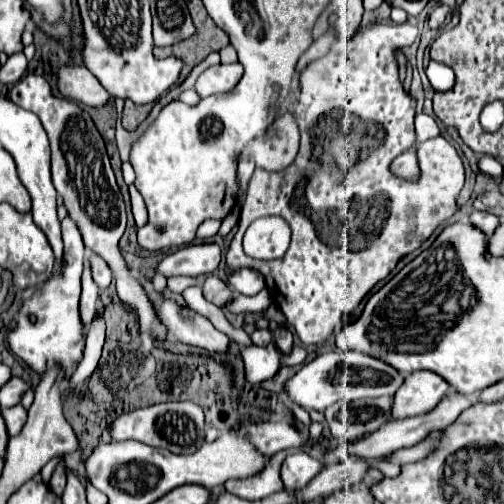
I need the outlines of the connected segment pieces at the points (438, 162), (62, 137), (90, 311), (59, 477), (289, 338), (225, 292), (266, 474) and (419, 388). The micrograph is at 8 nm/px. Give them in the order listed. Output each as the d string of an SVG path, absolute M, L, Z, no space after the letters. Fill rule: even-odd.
M373 25L357 33L347 45L335 45L321 59L309 63L301 73L301 97L295 109L301 129L301 147L295 161L279 171L267 173L255 167L249 181L245 205L241 209L237 233L225 255L231 269L253 269L265 277L271 301L283 311L287 325L291 325L305 345L323 343L339 323L351 321L353 309L371 291L371 287L385 279L401 257L421 247L433 231L443 225L457 211L457 195L465 182L465 169L459 155L443 139L431 139L417 147L419 179L407 181L389 171L391 161L415 143L414 119L416 101L409 97L399 81L395 53L417 39L417 27L401 25ZM267 215L281 215L293 231L291 245L283 259L255 261L243 253L241 239L247 227Z
M25 75L21 81L17 81L11 91L9 99L17 103L19 107L35 113L43 129L47 131L49 137L49 147L51 147L51 175L53 175L53 185L57 189L57 195L63 197L65 209L69 217L75 221L75 225L81 231L83 243L89 251L97 253L99 257L105 259L109 265L113 279L117 283L117 295L123 305L131 309L135 315L135 323L139 329L139 335L149 335L157 343L167 341L167 329L161 325L155 313L155 305L145 291L143 283L129 271L125 259L121 257L121 251L117 247L123 231L125 231L125 203L119 193L119 187L115 183L115 175L105 151L105 143L95 129L89 113L81 109L75 101L55 97L49 83L39 77L39 75Z
M83 271L83 293L81 293L81 317L85 325L91 325L95 317L95 301L99 297L97 285L91 281L91 273Z
M59 463L59 465L55 467L53 477L51 477L51 481L49 481L49 487L51 487L51 491L53 491L55 495L61 495L61 493L63 493L63 489L65 489L65 465L63 465L63 463Z
M275 329L275 343L279 345L279 349L283 353L289 353L291 347L293 347L293 335L291 333L279 333L279 329Z
M209 275L203 283L203 297L217 307L223 307L227 301L231 301L231 291L225 281L221 281L217 275Z
M288 450L275 453L275 455L271 455L271 459L267 459L267 465L259 473L245 477L245 479L231 479L223 487L233 495L243 497L243 499L251 499L251 501L267 497L277 491L283 491L279 469L287 455Z
M415 371L405 377L403 385L393 397L391 403L391 419L405 419L423 415L447 395L449 385L431 371Z

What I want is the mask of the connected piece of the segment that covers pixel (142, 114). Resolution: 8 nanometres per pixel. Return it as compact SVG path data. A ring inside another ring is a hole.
M125 101L125 109L123 109L123 127L127 131L135 131L135 127L147 117L147 113L151 111L151 105L137 105L133 101Z

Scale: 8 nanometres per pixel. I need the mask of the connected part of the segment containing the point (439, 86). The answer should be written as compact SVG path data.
M431 61L425 71L427 71L427 79L431 81L433 89L437 89L437 91L447 91L455 83L455 75L453 75L453 69L449 65Z

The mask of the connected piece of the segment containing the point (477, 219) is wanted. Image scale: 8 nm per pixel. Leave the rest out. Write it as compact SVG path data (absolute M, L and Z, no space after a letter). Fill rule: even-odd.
M473 211L469 215L469 221L471 221L471 225L475 229L479 229L485 235L491 235L495 231L495 227L499 225L499 219L497 217L491 217L489 213L479 213L479 211Z

